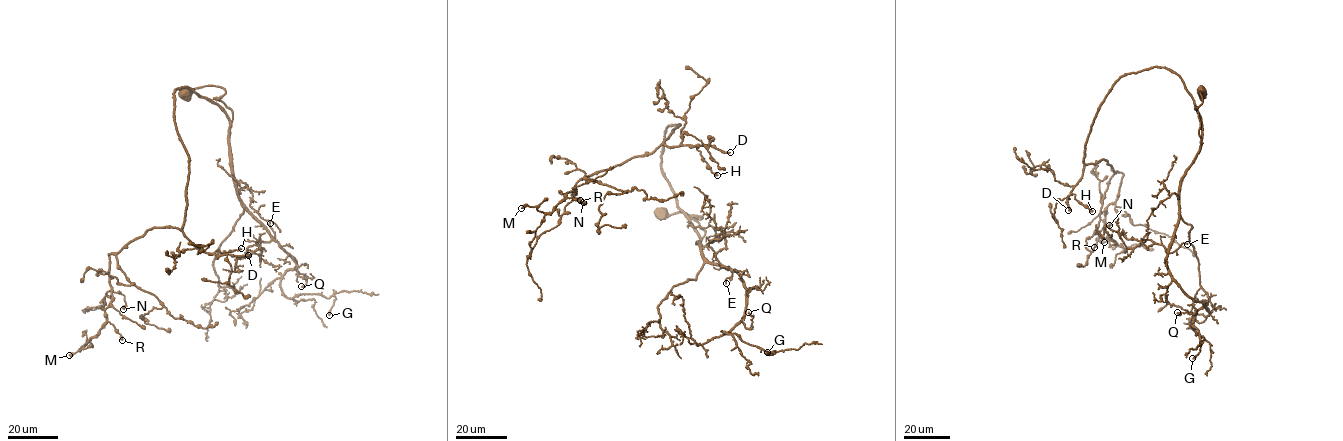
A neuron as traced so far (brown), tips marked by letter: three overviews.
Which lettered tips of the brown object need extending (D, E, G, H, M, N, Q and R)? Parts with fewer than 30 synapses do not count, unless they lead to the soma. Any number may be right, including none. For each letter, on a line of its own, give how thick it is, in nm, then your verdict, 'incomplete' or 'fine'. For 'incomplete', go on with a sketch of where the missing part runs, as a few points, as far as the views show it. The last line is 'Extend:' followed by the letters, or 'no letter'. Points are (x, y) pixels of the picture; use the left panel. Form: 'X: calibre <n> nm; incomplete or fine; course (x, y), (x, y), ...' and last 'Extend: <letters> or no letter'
D: calibre 320 nm; incomplete; course (248, 255), (259, 258), (265, 254), (263, 219), (251, 214), (231, 229), (217, 223)
E: calibre 190 nm; fine
G: calibre 260 nm; fine
H: calibre 460 nm; fine
M: calibre 320 nm; fine
N: calibre 500 nm; fine
Q: calibre 320 nm; fine
R: calibre 600 nm; fine
Extend: D

